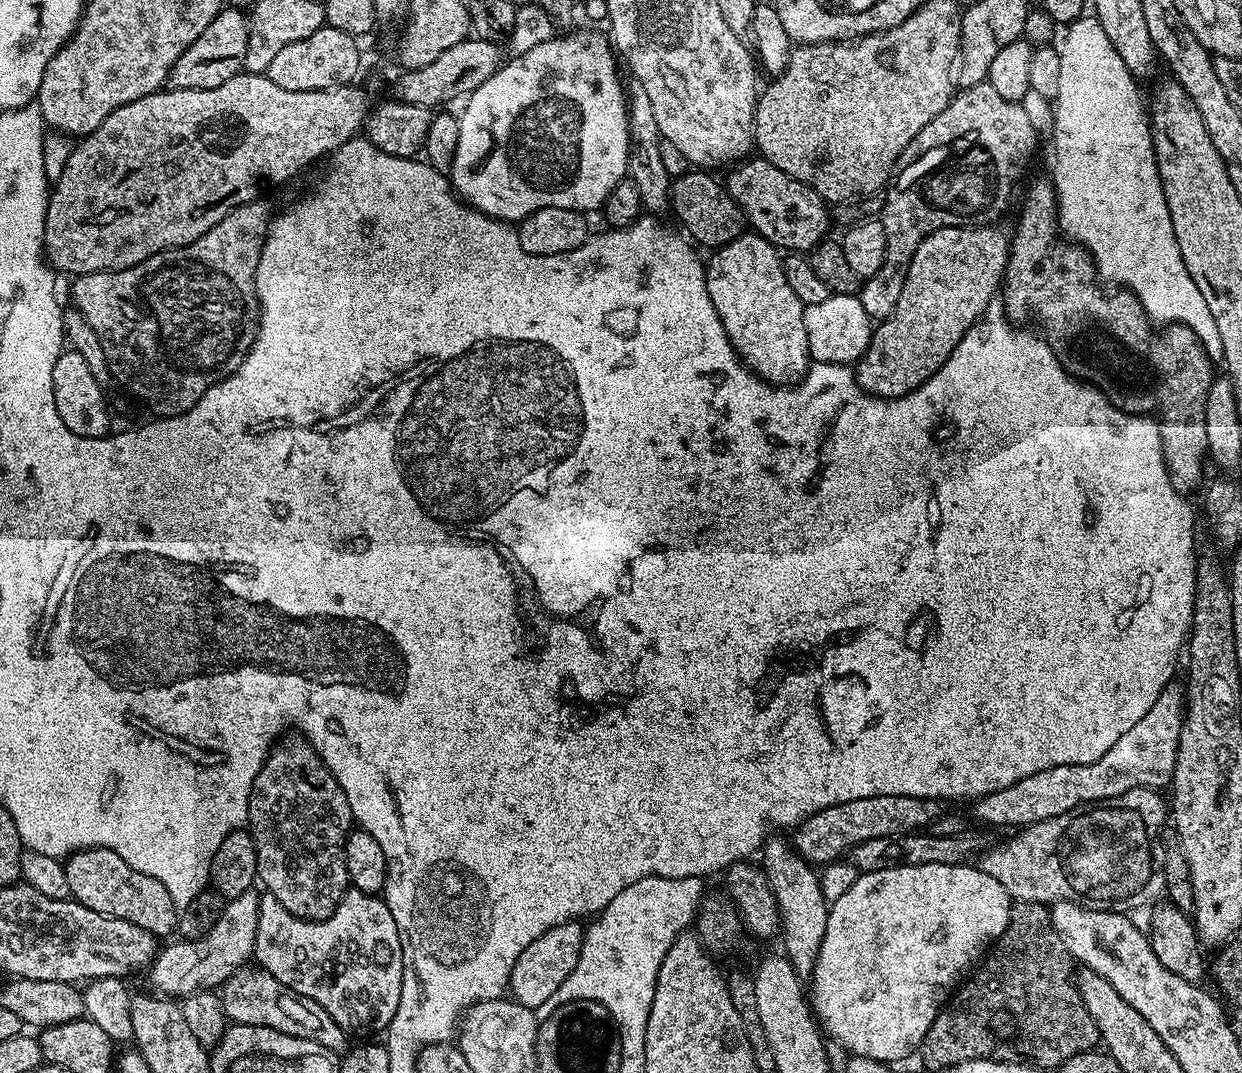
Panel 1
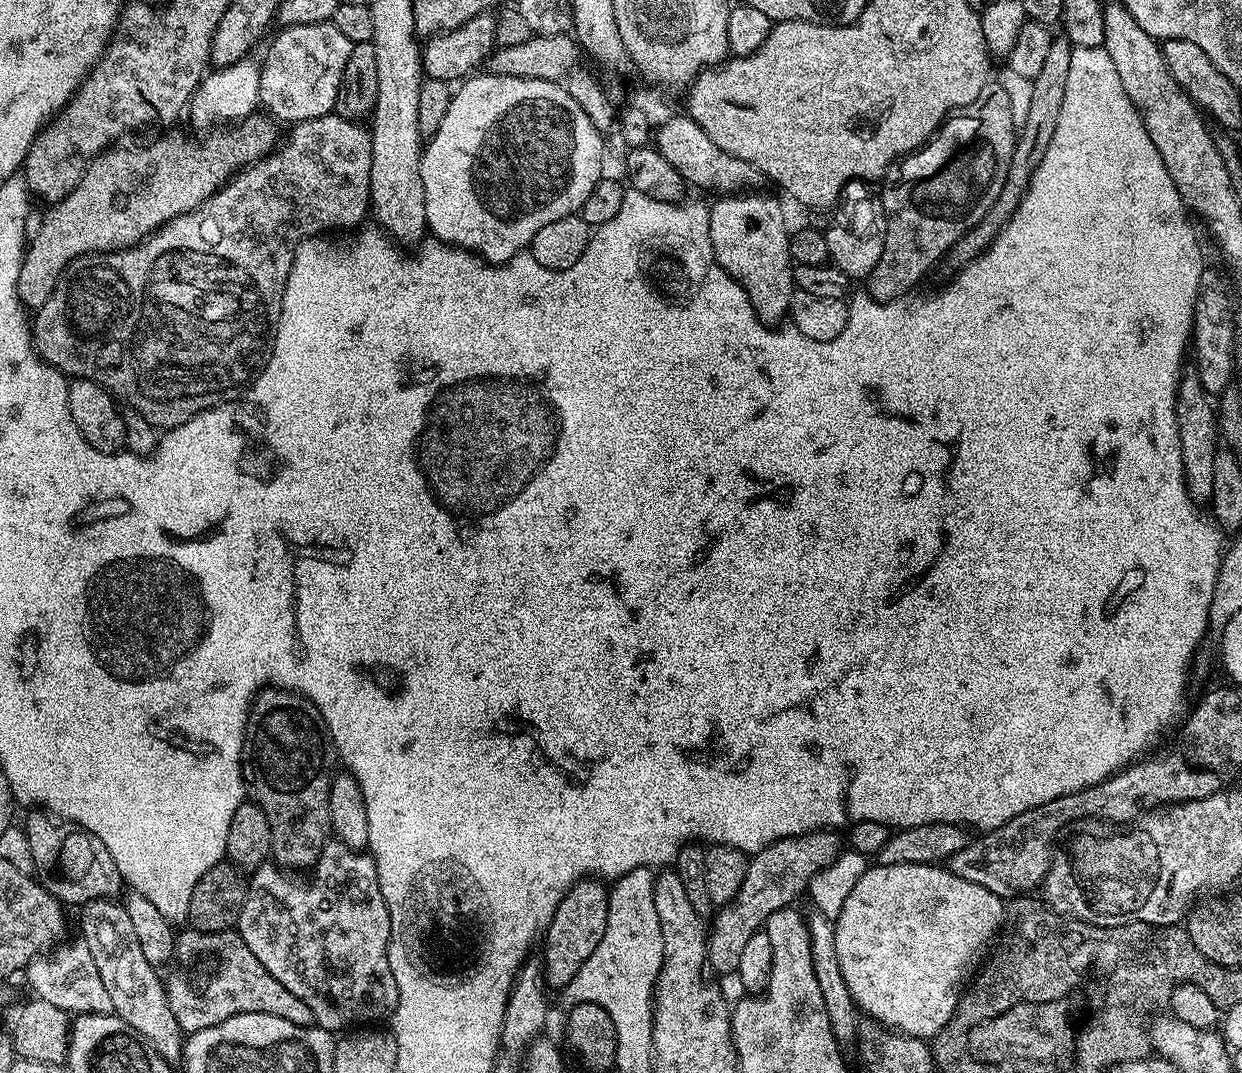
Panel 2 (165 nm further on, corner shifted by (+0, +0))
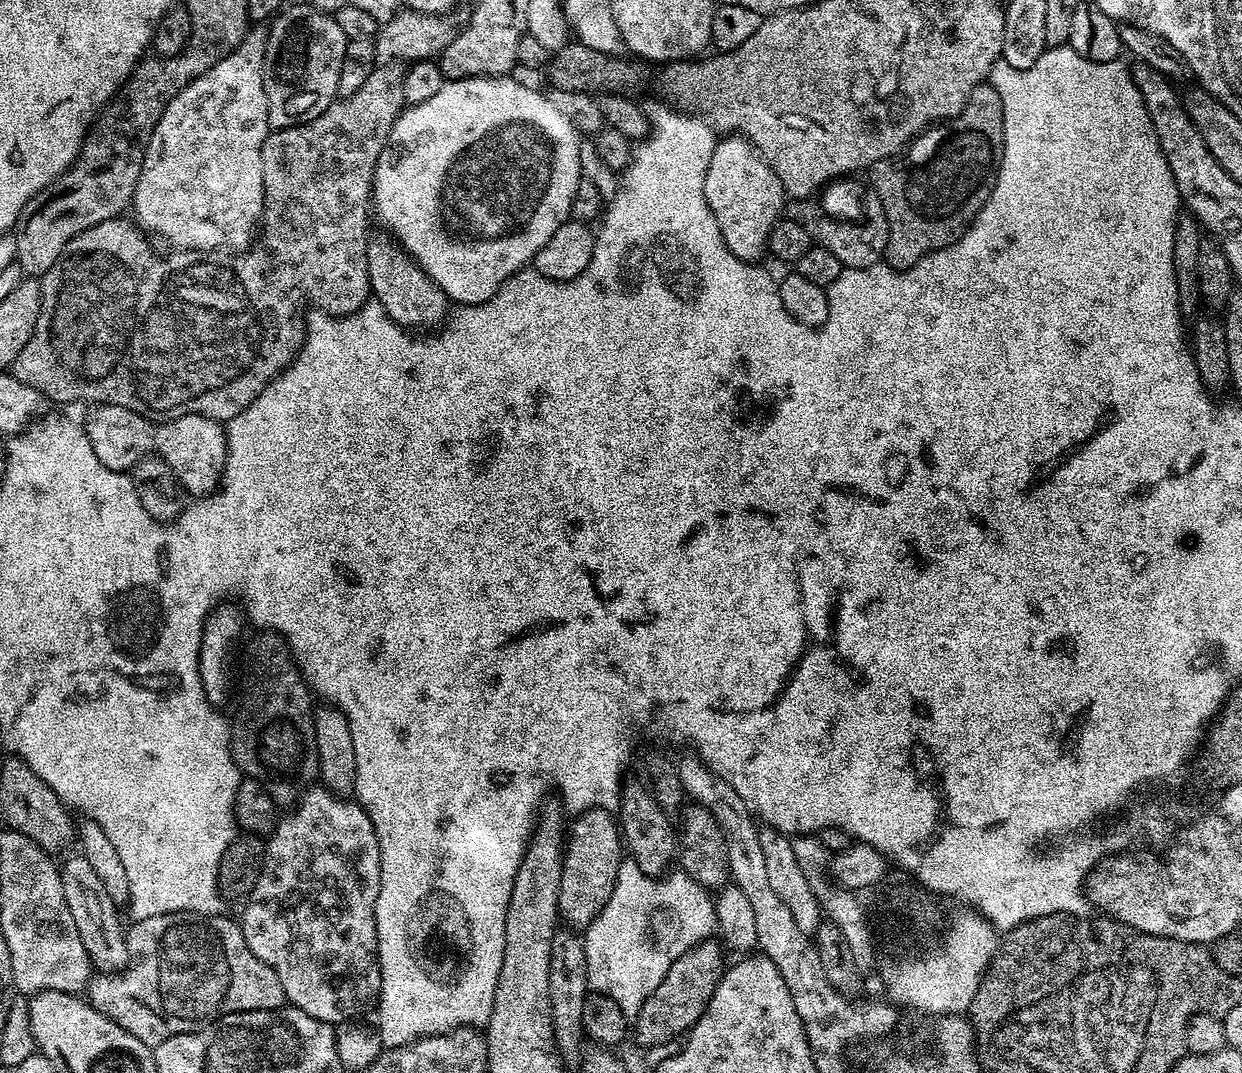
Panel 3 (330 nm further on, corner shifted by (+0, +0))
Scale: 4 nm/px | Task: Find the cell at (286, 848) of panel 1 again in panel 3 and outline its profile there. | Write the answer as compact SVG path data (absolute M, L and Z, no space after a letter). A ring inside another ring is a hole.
M260 630L255 634L257 636L244 648L244 696L248 701L244 704L240 721L231 729L232 757L247 779L256 780L268 791L277 809L288 810L317 783L320 774L314 736L314 696L304 683L300 667L292 659L288 643L277 632Z

